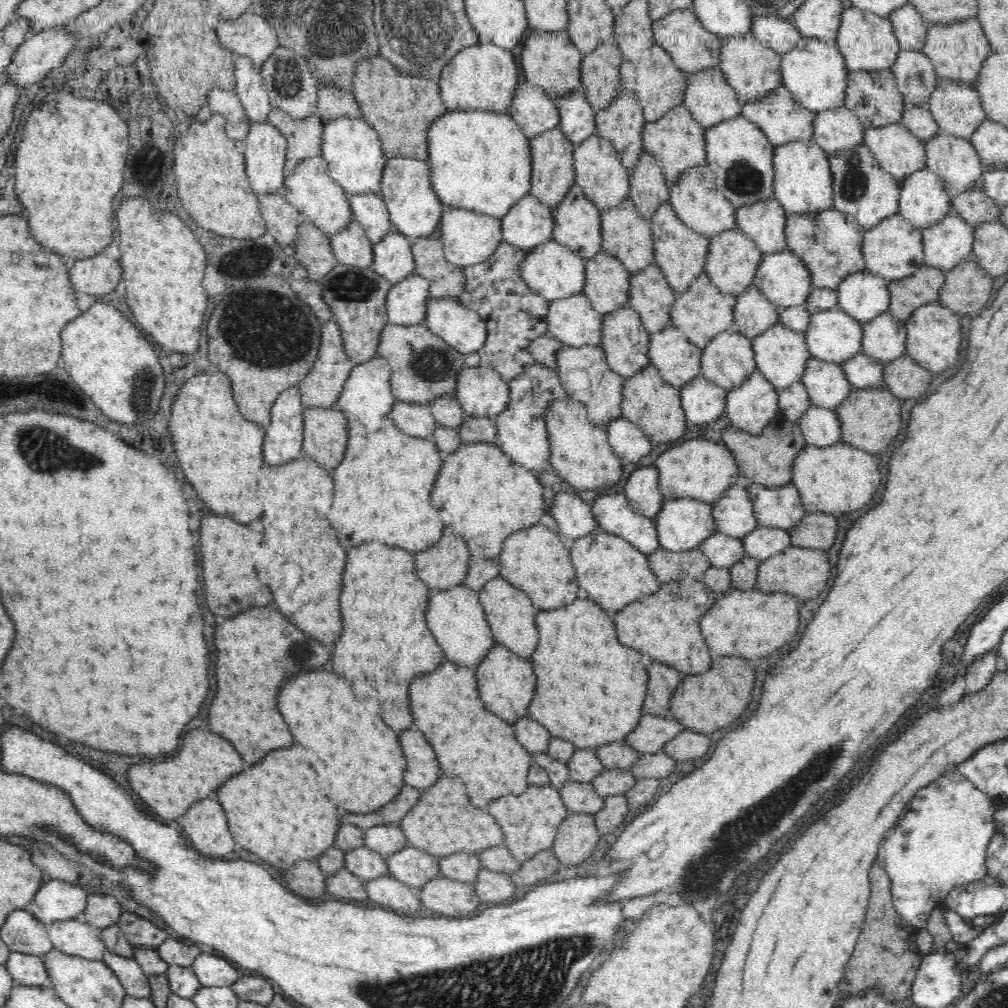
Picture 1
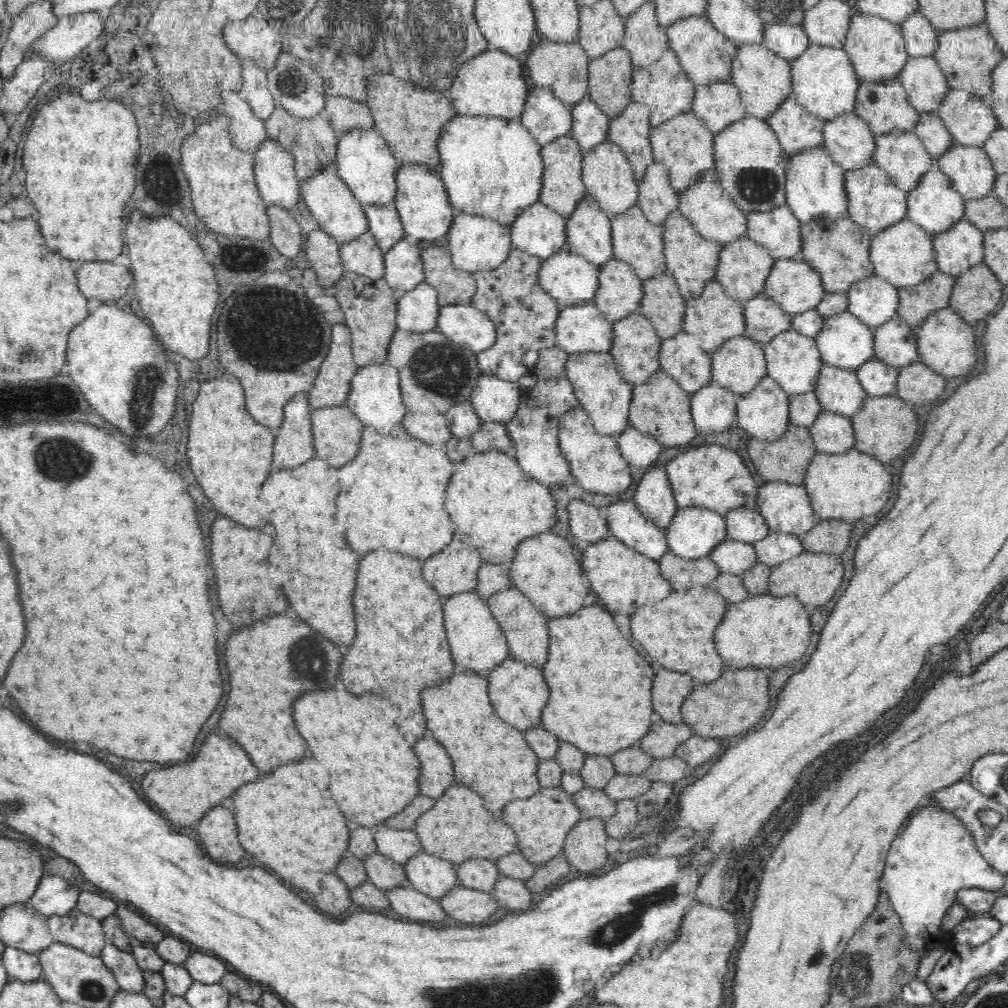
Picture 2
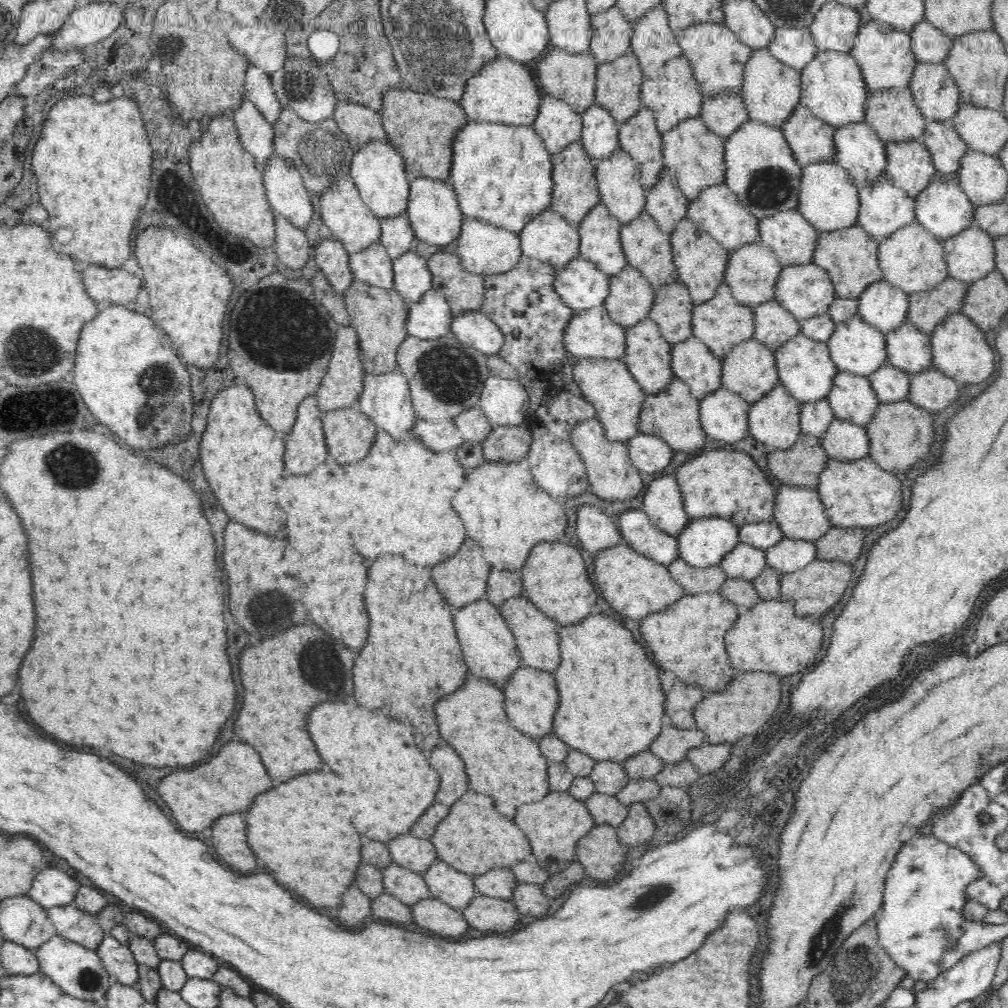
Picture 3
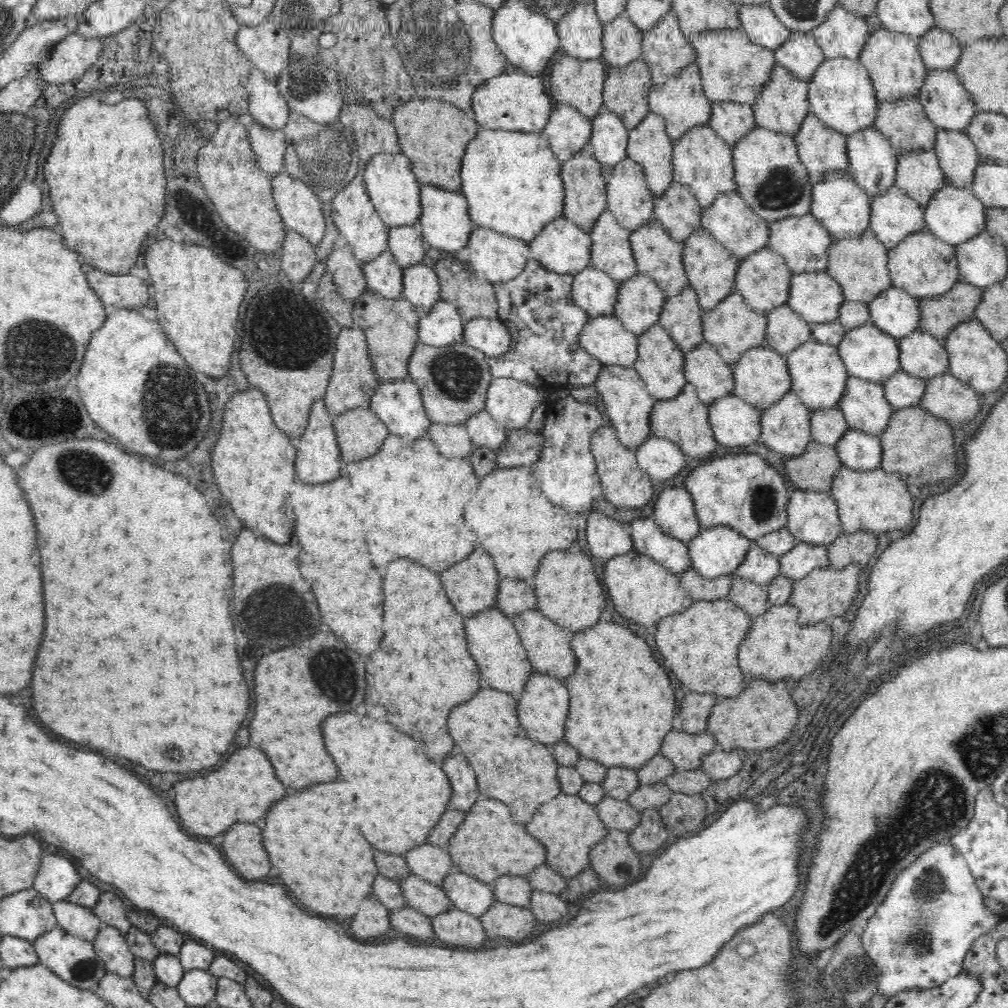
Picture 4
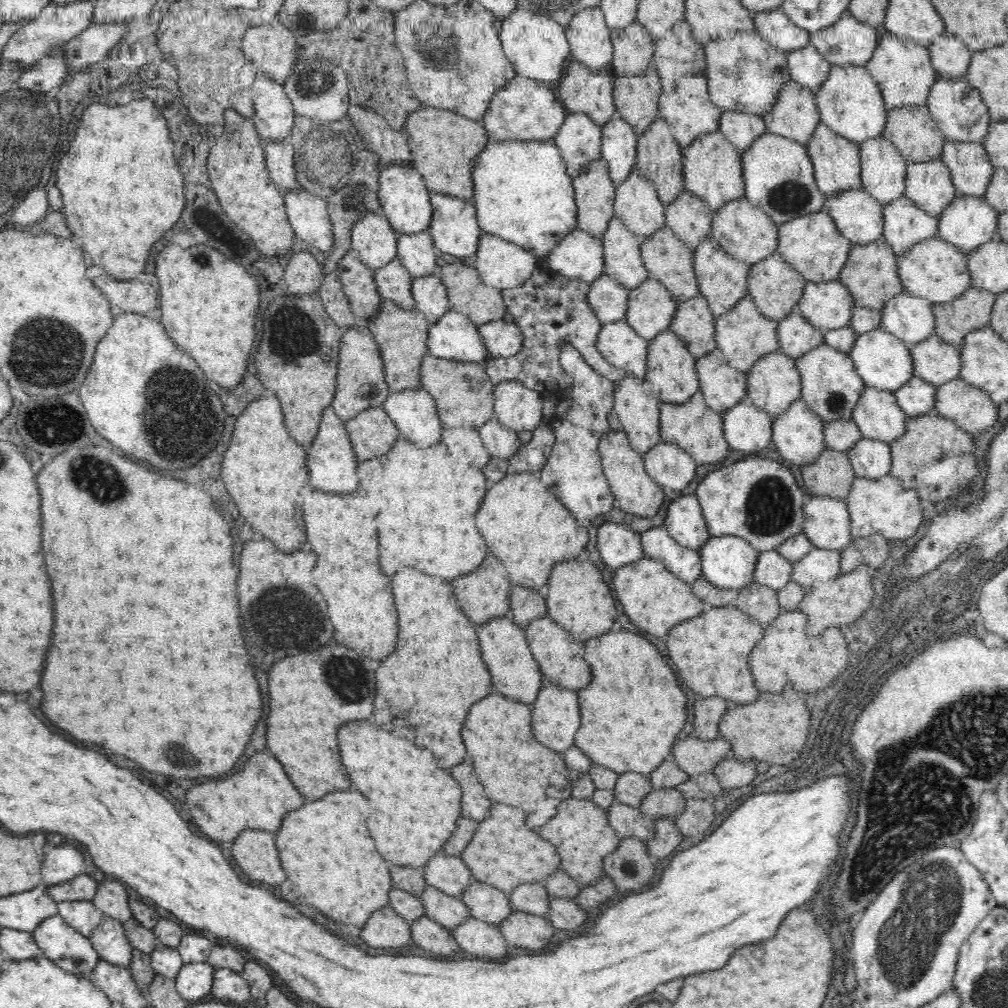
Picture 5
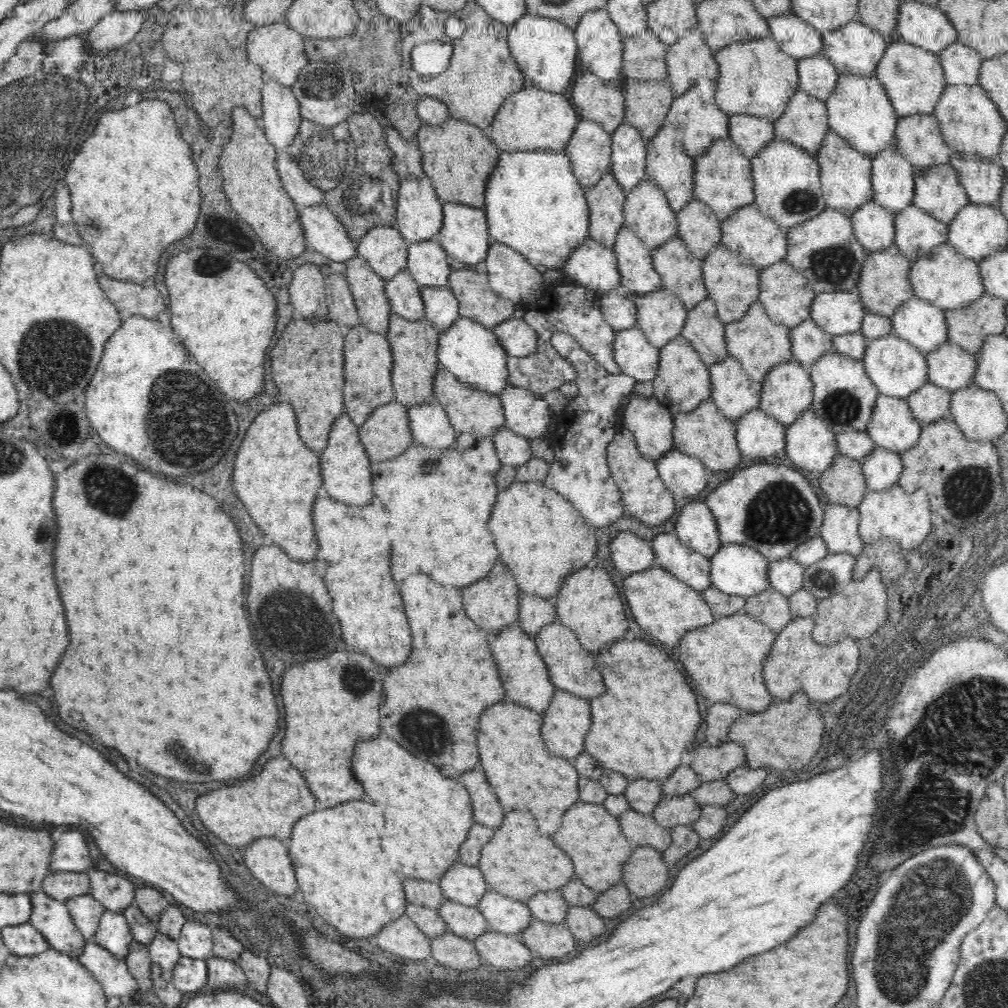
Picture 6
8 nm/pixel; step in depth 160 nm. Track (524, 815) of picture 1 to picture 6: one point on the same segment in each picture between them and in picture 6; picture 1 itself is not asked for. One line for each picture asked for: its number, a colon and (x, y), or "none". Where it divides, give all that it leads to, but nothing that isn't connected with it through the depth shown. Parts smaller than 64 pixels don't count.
2: (545, 818)
3: (552, 826)
4: (567, 828)
5: (581, 835)
6: (591, 836)

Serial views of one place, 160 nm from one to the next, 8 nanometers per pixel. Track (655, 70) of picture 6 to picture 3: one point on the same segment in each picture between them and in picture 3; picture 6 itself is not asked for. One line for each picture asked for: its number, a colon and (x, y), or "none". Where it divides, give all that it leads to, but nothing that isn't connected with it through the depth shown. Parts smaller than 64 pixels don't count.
3: (611, 32)
4: (621, 39)
5: (633, 48)

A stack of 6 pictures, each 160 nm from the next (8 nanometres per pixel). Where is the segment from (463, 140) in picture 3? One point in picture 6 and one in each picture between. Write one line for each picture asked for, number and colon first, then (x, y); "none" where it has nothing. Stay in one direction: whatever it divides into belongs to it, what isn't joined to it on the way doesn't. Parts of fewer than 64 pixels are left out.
4: (511, 181)
5: (522, 192)
6: (533, 202)

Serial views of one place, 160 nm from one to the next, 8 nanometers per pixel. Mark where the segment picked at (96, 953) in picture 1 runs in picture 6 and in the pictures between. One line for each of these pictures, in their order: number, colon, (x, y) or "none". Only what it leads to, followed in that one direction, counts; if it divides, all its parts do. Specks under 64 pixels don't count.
2: (79, 931)
3: (80, 927)
4: (75, 920)
5: (83, 917)
6: (85, 911)

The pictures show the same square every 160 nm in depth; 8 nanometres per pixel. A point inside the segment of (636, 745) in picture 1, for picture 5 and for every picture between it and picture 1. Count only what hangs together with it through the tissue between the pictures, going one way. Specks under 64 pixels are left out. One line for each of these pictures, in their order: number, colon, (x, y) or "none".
2: (663, 738)
3: (670, 746)
4: (683, 749)
5: (694, 756)

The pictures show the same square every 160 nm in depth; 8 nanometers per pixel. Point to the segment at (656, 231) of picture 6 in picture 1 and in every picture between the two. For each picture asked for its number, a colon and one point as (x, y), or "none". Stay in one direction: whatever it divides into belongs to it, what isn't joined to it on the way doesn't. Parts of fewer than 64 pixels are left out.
1: (597, 170)
2: (608, 178)
3: (616, 176)
4: (628, 198)
5: (636, 204)

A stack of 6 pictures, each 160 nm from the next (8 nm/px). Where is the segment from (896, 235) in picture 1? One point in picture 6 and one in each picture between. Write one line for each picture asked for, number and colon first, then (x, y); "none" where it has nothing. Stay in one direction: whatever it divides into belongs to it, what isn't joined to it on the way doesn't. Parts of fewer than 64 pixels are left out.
2: (902, 253)
3: (910, 258)
4: (922, 265)
5: (933, 269)
6: (947, 279)

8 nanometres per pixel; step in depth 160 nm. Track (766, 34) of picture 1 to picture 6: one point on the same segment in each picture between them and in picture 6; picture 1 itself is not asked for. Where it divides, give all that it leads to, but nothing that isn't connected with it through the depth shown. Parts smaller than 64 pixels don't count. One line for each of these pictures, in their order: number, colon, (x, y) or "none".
2: (786, 40)
3: (795, 47)
4: (799, 54)
5: (805, 65)
6: (816, 74)

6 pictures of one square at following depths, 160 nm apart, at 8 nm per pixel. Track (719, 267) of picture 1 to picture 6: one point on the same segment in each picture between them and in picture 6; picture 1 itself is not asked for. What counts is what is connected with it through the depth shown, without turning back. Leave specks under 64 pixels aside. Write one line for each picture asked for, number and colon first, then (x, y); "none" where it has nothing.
2: (743, 264)
3: (750, 271)
4: (762, 279)
5: (774, 286)
6: (785, 294)

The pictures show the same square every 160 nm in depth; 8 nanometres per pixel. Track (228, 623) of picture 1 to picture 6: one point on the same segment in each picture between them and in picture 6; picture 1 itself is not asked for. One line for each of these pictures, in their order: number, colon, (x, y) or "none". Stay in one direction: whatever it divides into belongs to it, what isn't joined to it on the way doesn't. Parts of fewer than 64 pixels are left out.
2: (268, 663)
3: (282, 675)
4: (294, 687)
5: (336, 685)
6: (317, 741)

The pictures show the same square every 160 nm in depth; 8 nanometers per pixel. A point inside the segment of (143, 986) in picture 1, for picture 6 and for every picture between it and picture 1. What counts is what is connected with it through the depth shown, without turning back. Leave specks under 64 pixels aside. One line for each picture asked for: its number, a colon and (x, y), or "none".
2: (129, 976)
3: (118, 960)
4: (113, 950)
5: (109, 940)
6: (113, 934)

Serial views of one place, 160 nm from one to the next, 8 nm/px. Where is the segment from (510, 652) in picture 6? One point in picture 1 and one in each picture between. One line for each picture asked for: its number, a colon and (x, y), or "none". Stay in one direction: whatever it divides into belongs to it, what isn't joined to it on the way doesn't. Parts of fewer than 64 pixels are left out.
1: (455, 617)
2: (475, 641)
3: (489, 649)
4: (492, 642)
5: (513, 670)

